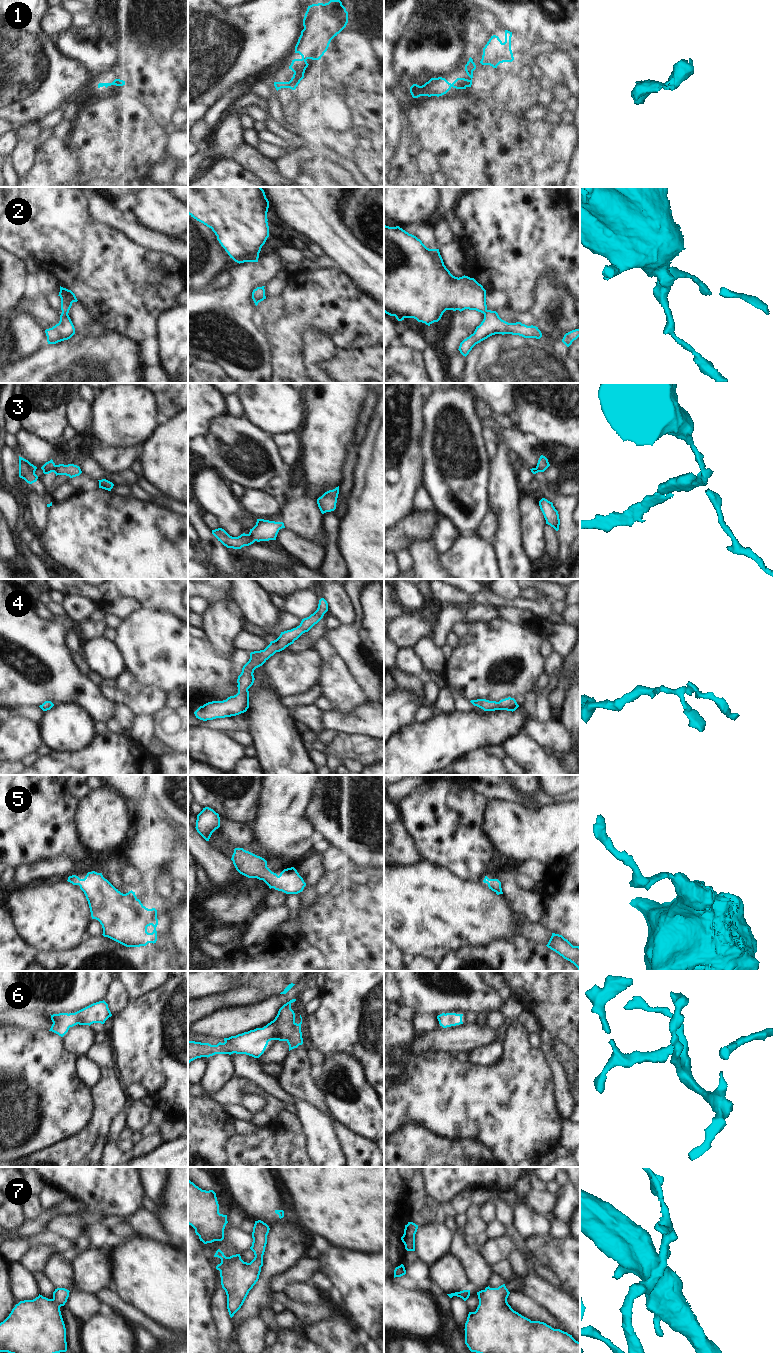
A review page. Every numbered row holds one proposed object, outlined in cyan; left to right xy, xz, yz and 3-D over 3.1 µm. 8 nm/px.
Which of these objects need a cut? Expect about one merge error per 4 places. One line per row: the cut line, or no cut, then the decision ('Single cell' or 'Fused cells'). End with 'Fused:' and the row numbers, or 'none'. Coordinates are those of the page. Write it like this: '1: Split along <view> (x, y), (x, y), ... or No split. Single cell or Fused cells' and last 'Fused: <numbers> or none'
1: No split. Single cell
2: No split. Single cell
3: Split along xz (247, 534), (254, 541). Fused cells
4: No split. Single cell
5: No split. Single cell
6: No split. Single cell
7: No split. Single cell
Fused: 3.

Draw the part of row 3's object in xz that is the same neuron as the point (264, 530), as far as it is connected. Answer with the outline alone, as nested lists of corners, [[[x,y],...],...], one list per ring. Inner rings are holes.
[[[257,519],[256,525],[250,529],[249,536],[257,542],[276,540],[280,529],[285,528],[283,522]]]

